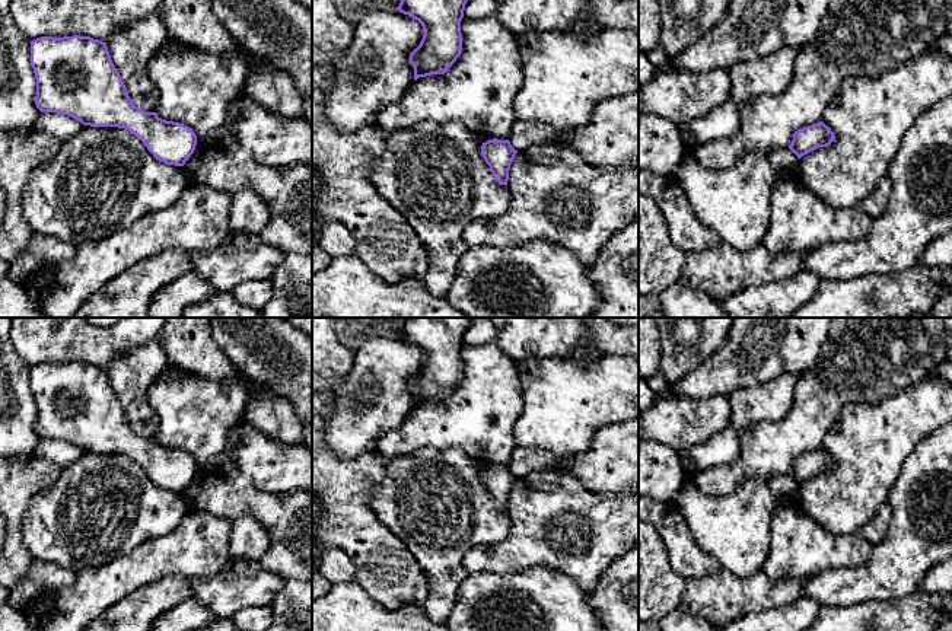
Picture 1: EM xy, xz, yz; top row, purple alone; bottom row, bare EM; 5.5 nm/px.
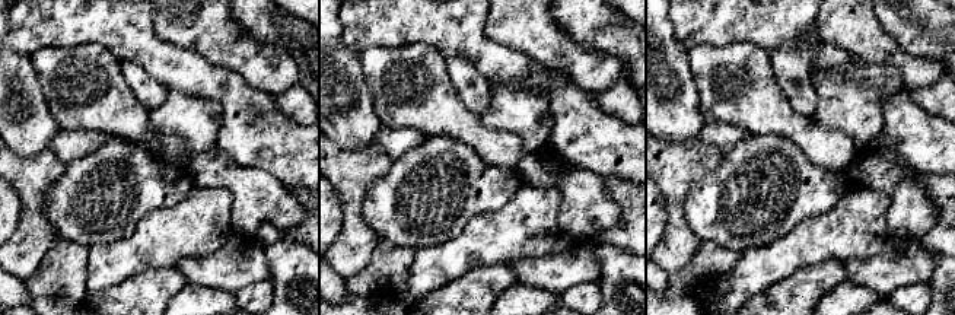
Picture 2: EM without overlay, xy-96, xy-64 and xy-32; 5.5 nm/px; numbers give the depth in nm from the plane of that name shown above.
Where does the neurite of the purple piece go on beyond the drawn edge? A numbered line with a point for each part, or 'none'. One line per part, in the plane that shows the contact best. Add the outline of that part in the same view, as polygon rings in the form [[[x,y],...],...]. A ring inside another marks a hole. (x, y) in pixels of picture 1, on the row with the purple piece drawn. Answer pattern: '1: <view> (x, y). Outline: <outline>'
none

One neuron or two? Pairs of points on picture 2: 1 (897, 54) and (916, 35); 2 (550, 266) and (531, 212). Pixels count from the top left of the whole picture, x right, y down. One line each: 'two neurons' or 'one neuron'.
1: two neurons
2: two neurons

